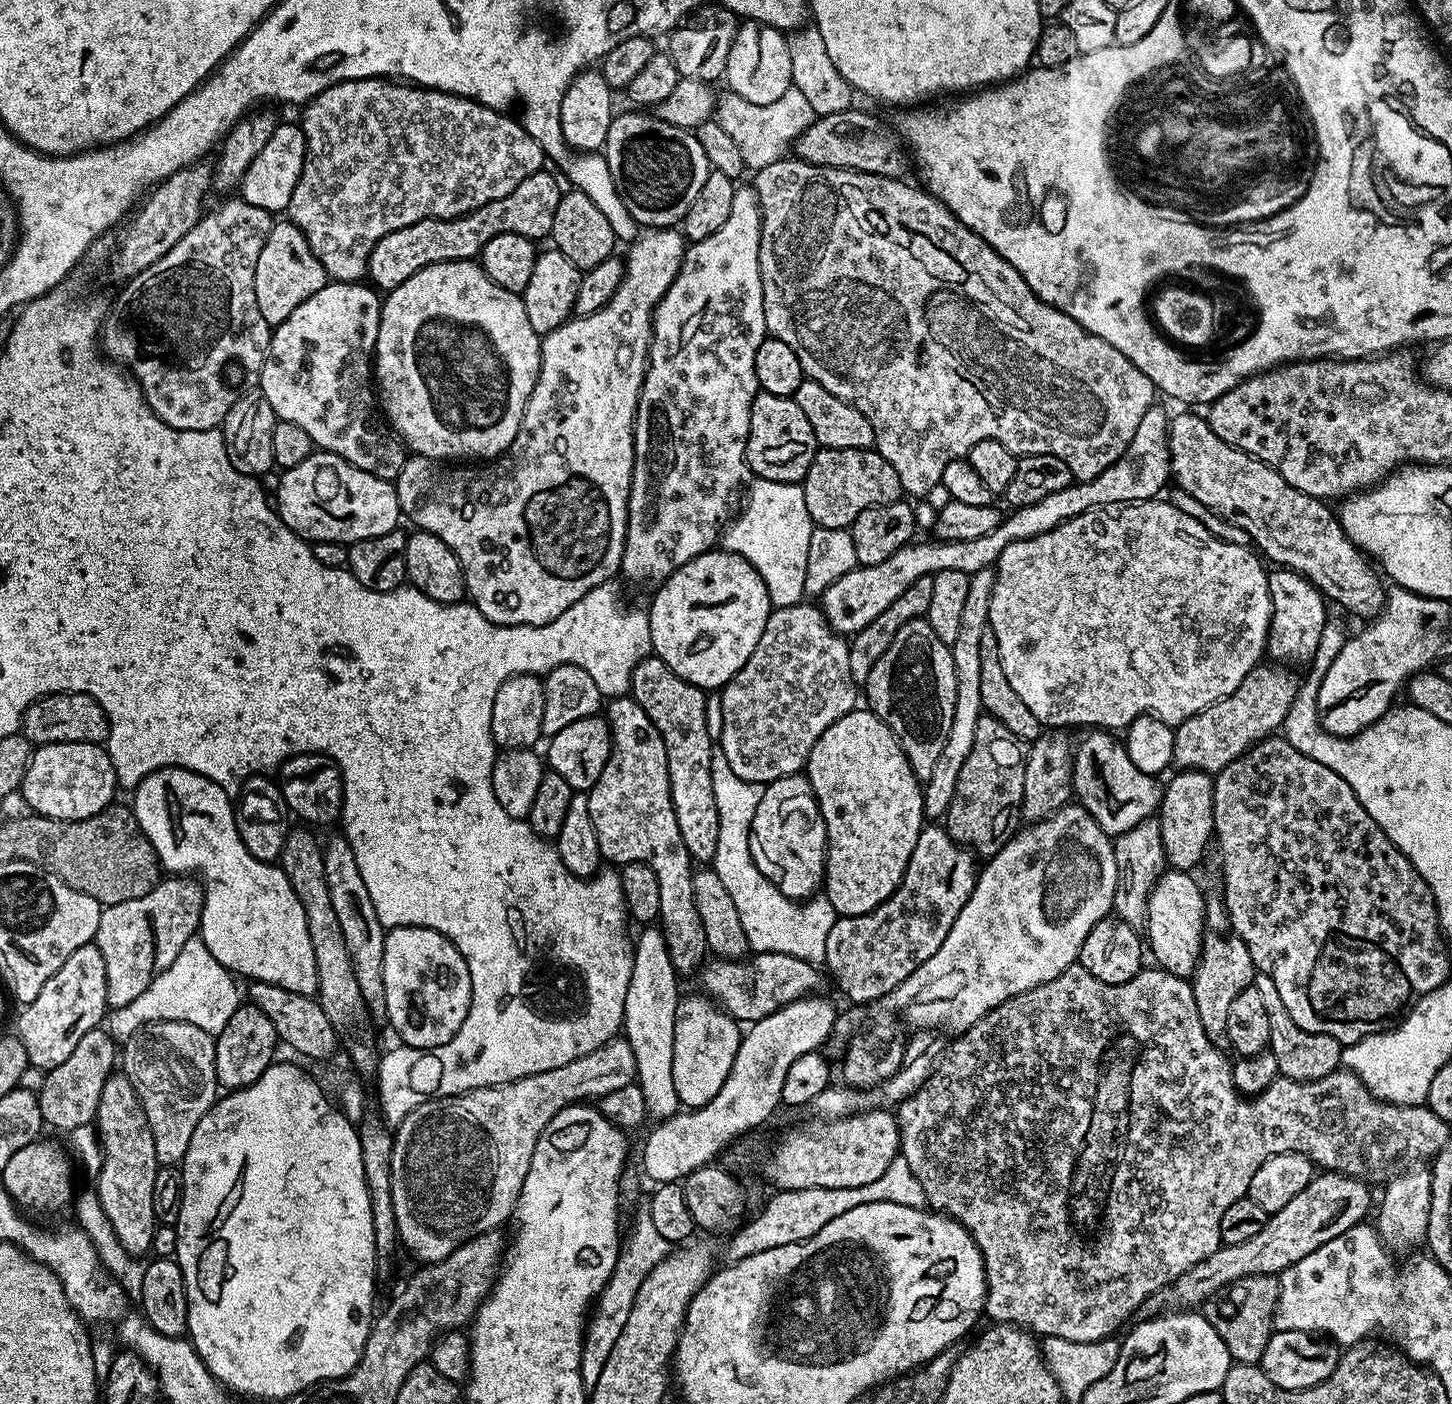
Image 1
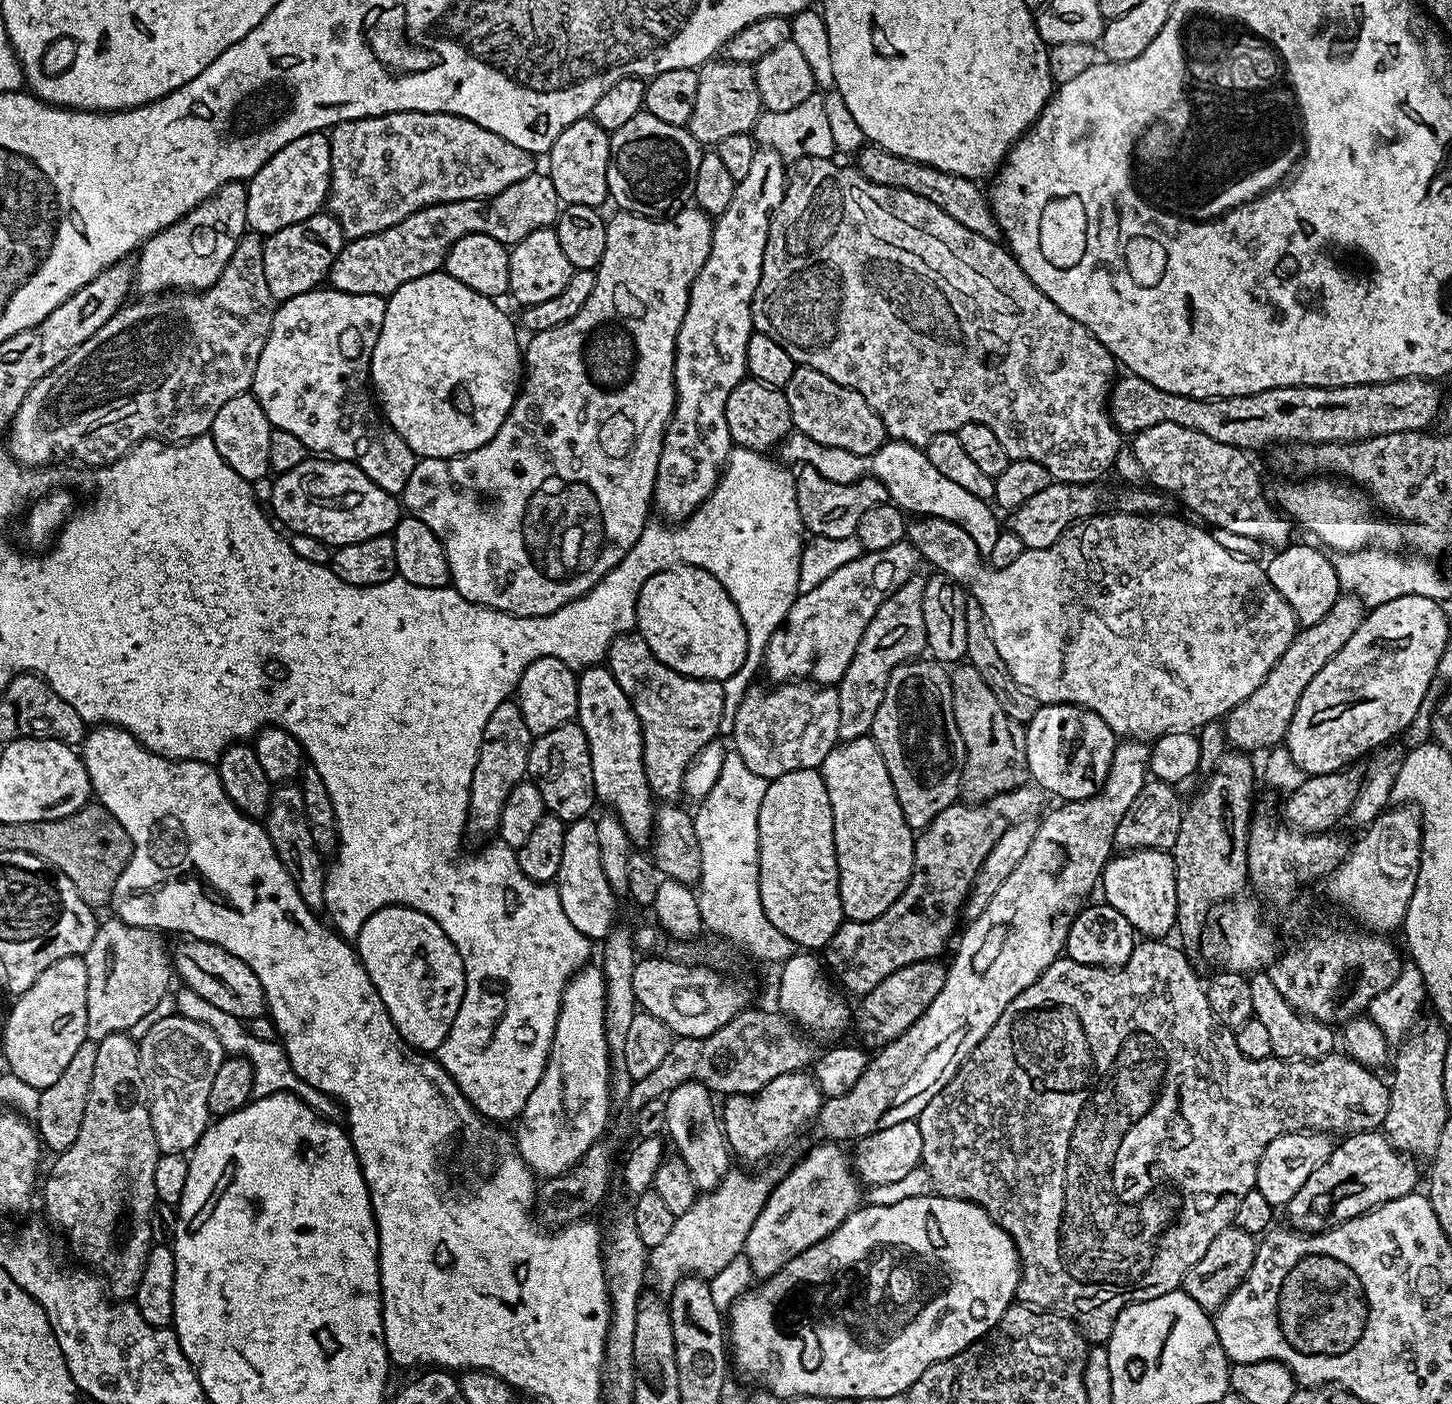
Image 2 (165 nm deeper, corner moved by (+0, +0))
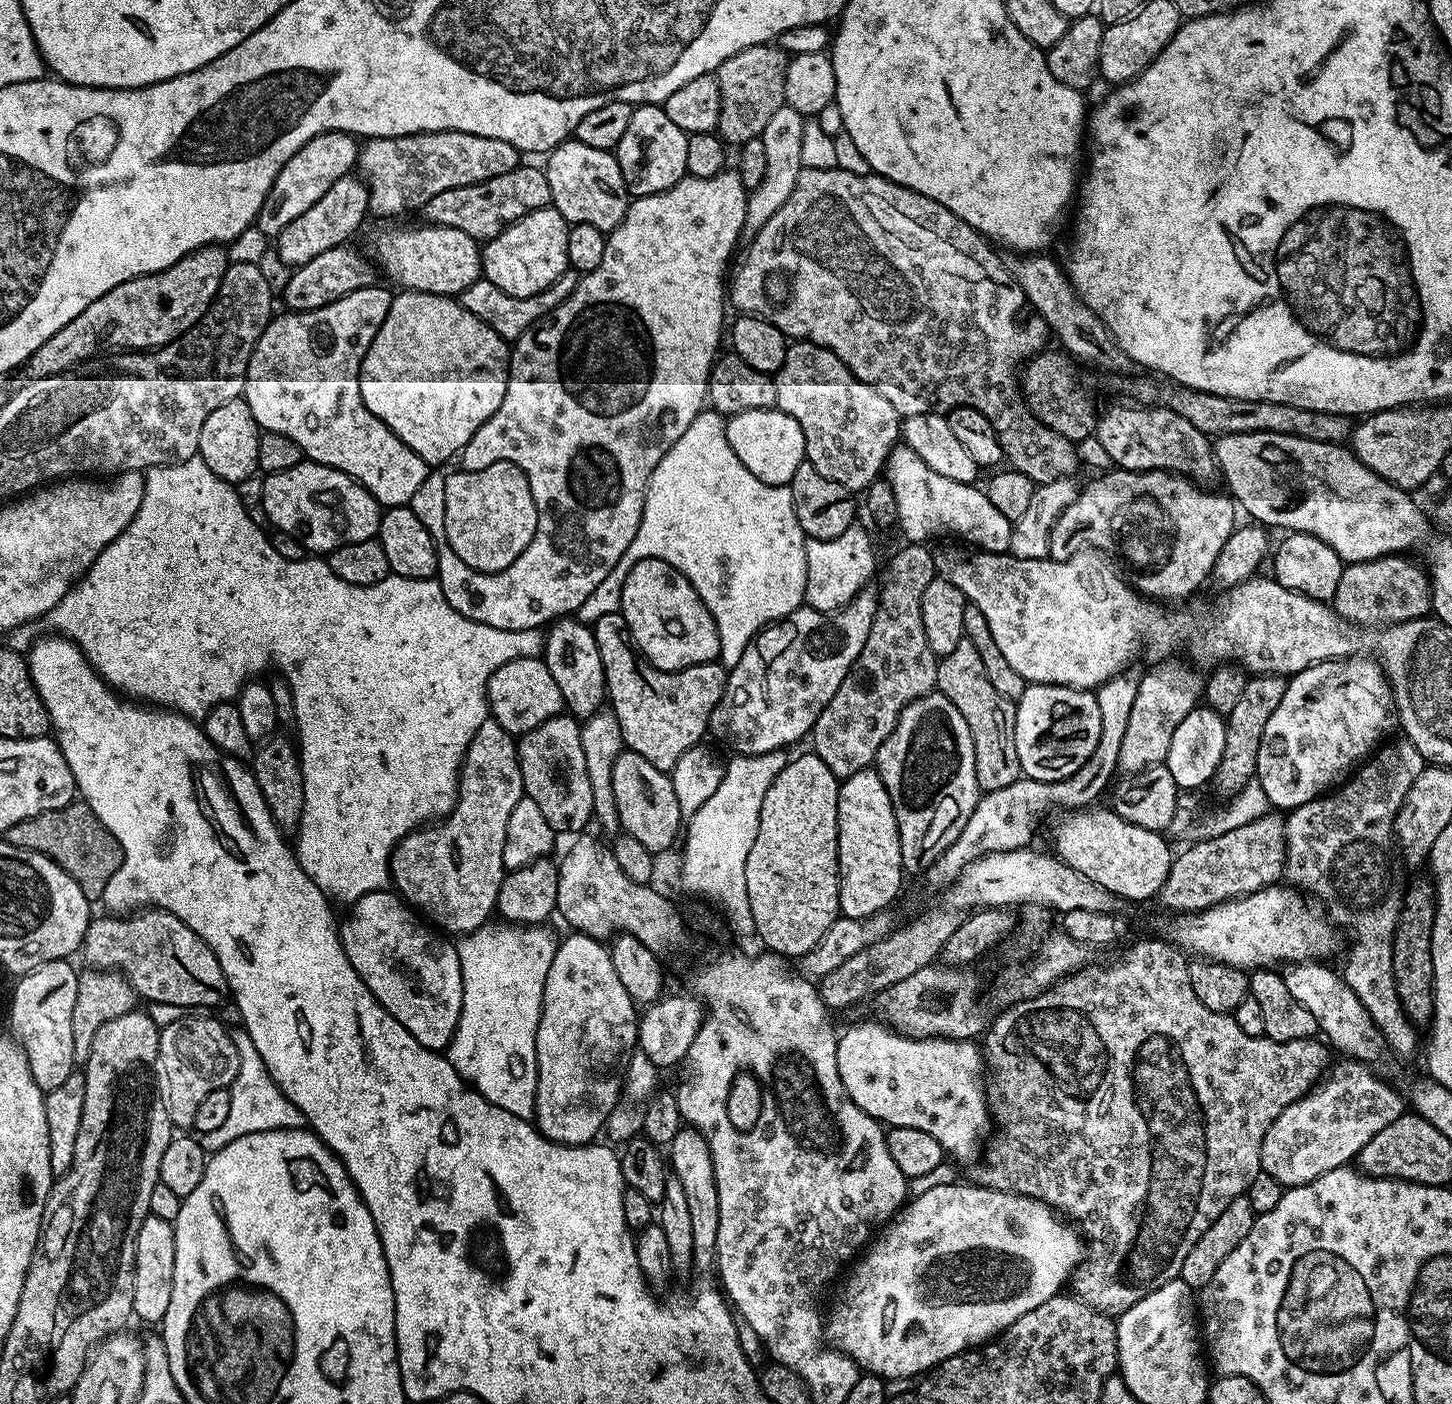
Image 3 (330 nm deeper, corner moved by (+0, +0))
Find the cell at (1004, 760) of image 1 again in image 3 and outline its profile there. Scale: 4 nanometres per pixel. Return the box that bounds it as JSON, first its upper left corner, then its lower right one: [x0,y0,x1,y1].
[936,639,1021,793]

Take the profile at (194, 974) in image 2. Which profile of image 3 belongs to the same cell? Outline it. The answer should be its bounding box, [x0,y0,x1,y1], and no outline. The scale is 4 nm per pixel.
[82,908,229,1010]

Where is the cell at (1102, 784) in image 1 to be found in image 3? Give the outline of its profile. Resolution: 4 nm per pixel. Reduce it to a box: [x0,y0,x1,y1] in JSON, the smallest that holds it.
[1014,684,1102,782]

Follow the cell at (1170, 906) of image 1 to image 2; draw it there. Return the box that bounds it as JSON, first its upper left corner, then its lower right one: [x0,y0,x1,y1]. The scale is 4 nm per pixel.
[1102,848,1178,938]

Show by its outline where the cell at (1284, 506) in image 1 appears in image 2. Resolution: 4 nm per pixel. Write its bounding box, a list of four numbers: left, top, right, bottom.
[1131,422,1293,550]

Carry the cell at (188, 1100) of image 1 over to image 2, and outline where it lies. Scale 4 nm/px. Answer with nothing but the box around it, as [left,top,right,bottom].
[138,1014,226,1154]

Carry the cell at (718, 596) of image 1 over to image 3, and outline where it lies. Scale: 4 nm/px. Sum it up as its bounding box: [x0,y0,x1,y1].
[620,558,720,672]

